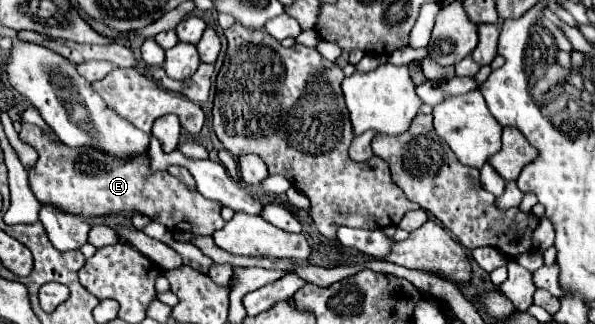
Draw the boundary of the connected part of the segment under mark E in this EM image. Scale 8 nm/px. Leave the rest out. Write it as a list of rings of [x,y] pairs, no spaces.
[[[22,123],[20,139],[32,145],[40,155],[38,163],[28,171],[30,187],[40,203],[54,205],[62,211],[68,211],[80,217],[102,217],[108,213],[142,213],[170,231],[188,231],[194,235],[212,235],[216,229],[224,227],[224,221],[220,215],[222,203],[204,199],[204,195],[200,195],[196,189],[188,189],[180,179],[172,177],[168,171],[152,171],[148,153],[140,155],[140,159],[116,159],[112,155],[104,155],[102,151],[96,151],[94,147],[68,147],[64,143],[52,141],[44,133],[44,129],[30,123]]]

